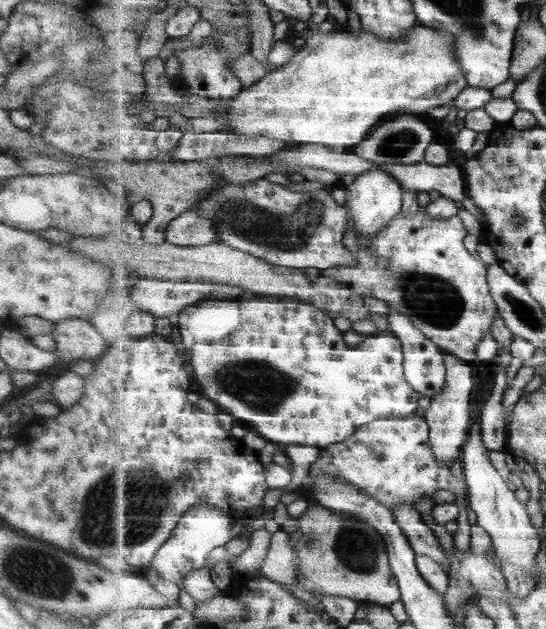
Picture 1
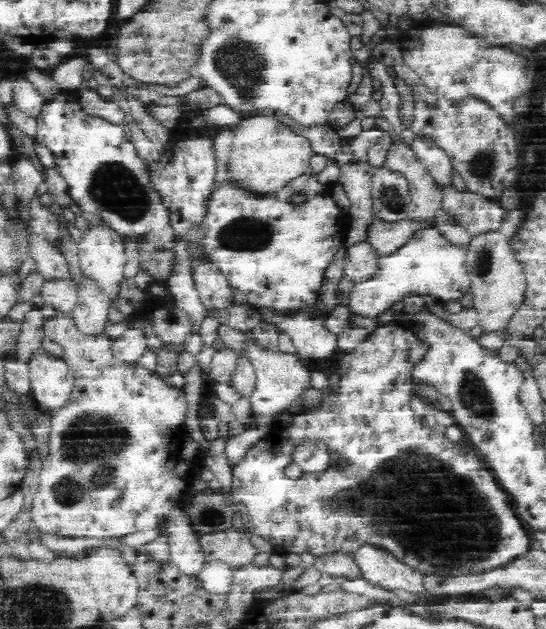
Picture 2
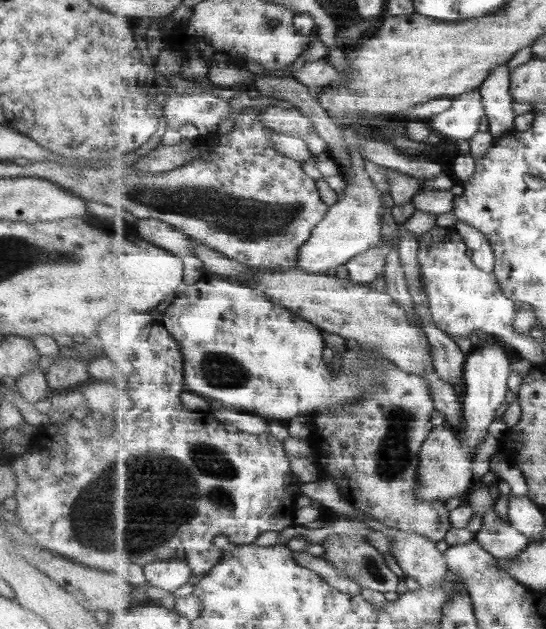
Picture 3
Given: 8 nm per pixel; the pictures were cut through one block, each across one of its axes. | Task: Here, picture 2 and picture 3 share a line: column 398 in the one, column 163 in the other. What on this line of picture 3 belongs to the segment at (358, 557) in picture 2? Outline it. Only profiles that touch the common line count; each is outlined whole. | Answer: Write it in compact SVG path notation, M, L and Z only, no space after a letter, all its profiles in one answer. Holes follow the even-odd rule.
M183 559L152 563L144 567L147 583L153 590L164 589L175 592L183 584L189 582L189 578L195 573L189 569L189 565Z

